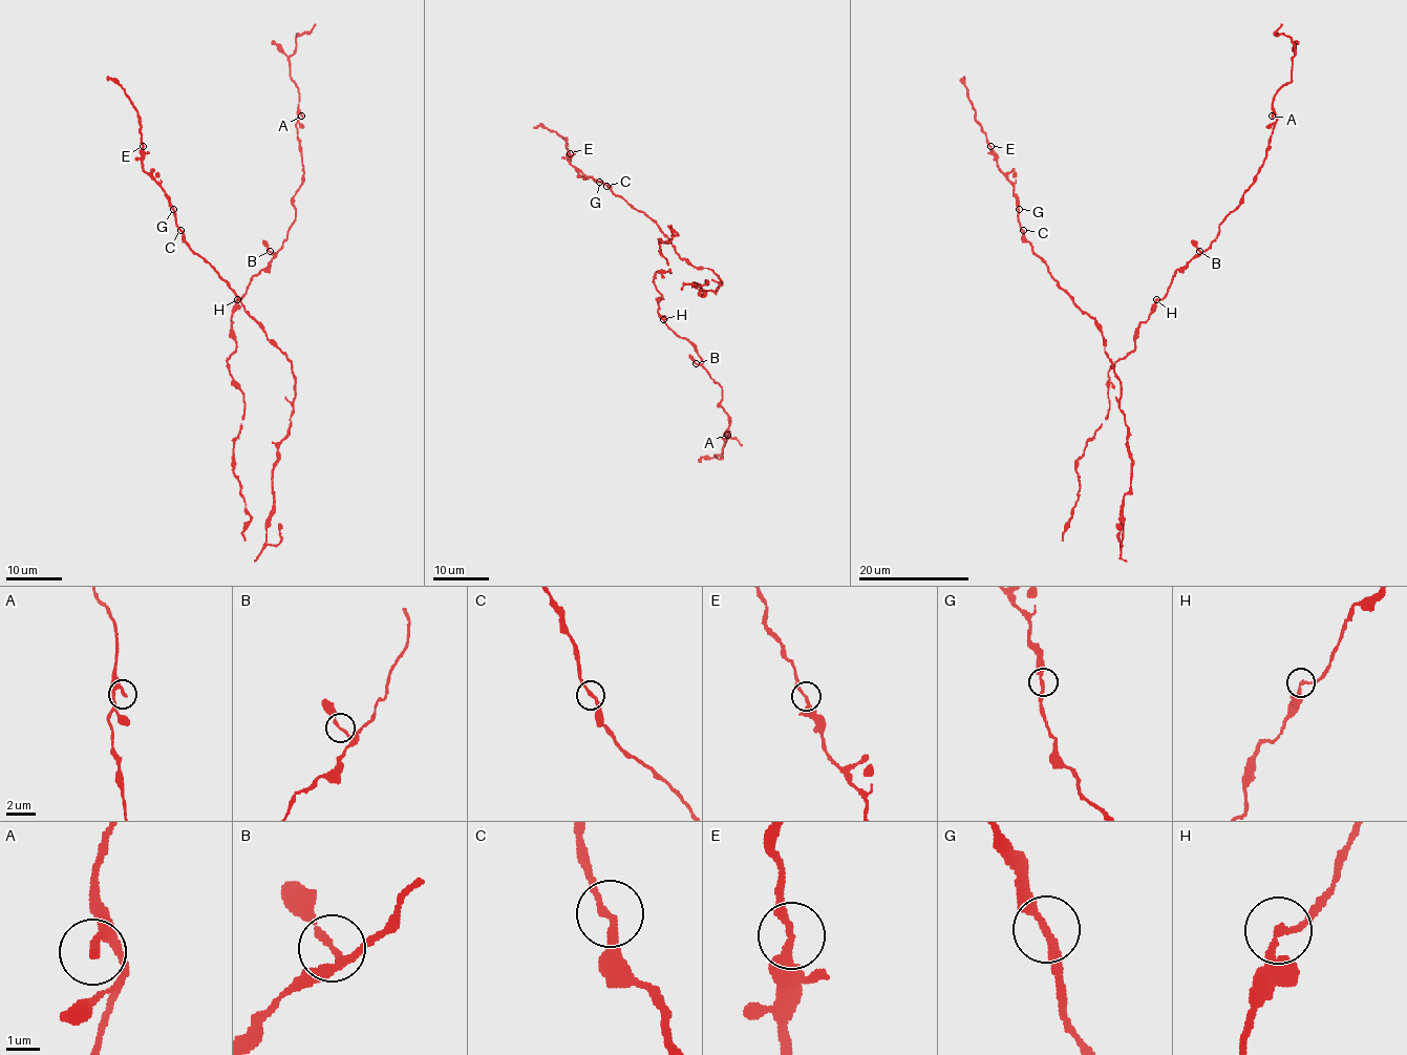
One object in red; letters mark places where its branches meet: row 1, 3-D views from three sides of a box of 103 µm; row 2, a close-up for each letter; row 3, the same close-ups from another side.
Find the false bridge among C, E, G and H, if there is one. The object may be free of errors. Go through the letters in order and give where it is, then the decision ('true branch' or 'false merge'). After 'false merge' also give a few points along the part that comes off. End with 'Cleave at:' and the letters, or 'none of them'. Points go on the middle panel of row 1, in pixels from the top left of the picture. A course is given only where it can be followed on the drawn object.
C: place (606, 186); true branch
E: place (570, 153); true branch
G: place (599, 182); true branch
H: place (663, 319); true branch
Cleave at: none of them

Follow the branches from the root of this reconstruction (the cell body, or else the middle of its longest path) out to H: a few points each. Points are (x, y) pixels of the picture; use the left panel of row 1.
H: (238, 388), (228, 362), (236, 351), (232, 313), (237, 299)

